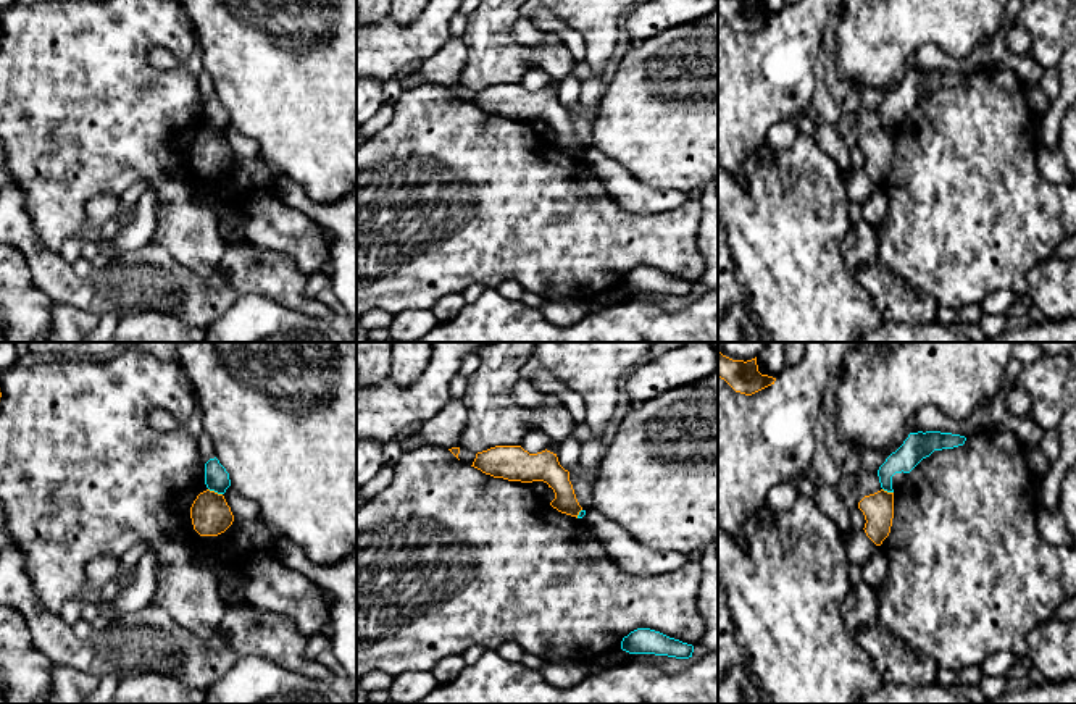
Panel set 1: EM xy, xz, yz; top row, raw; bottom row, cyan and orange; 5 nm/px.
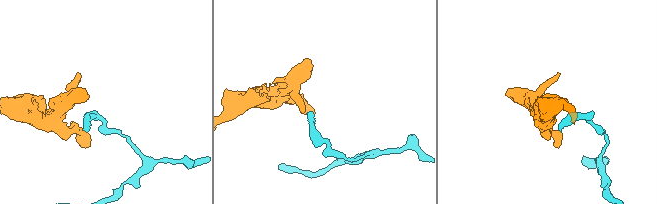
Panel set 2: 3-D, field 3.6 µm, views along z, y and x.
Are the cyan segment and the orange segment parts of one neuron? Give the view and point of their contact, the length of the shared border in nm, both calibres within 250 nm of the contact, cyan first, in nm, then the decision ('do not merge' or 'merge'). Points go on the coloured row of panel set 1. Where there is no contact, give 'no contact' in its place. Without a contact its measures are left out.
xy (215, 491) | 80 nm | 120/200 nm | do not merge

